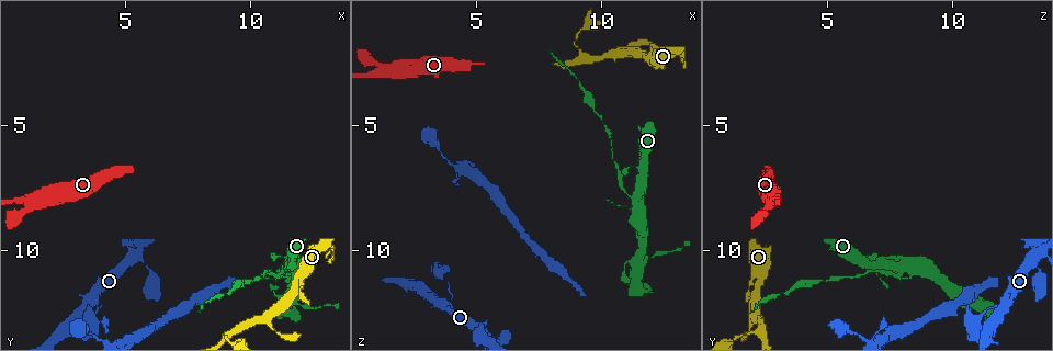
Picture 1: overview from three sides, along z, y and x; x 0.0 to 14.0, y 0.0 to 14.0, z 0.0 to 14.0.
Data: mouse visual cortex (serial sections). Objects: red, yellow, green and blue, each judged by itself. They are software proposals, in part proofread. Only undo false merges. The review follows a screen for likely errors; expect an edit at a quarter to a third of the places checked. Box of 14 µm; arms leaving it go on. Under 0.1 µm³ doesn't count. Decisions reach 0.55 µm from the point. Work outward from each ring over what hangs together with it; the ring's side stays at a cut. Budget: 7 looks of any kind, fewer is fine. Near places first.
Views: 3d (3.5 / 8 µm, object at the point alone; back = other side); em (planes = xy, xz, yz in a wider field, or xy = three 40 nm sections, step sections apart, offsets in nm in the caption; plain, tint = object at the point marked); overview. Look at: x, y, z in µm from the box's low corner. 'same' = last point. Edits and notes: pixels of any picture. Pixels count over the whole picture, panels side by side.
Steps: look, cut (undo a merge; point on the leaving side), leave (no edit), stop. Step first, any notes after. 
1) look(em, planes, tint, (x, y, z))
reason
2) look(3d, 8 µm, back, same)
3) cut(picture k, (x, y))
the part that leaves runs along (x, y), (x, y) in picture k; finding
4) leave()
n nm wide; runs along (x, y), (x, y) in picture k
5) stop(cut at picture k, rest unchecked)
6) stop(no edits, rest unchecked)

look(3d, 8 µm, (9.3, 13.3, 2.3))
two arms in line, one across

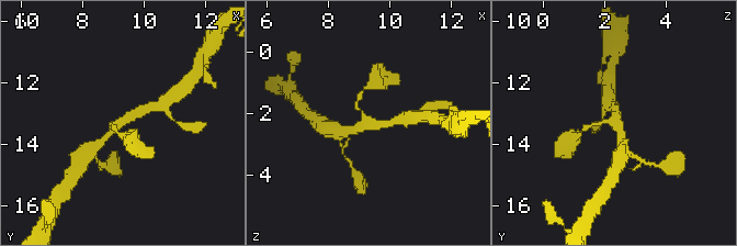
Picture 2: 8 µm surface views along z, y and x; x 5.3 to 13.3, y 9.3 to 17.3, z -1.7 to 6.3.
look(em, xy, step 3, tint, (9.3, 13.3, 2.3))
3 arms; arms of 150, 250, 300 nm

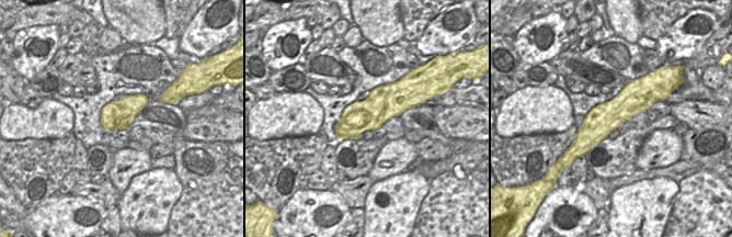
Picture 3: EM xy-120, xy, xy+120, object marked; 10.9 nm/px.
leave()
runs along (654, 98), (632, 99), (575, 144) in picture 3; continuous, no second cell

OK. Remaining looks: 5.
look(3d, 8 µm, (3.6, 11.9, 12.2))
side arm on a straight run

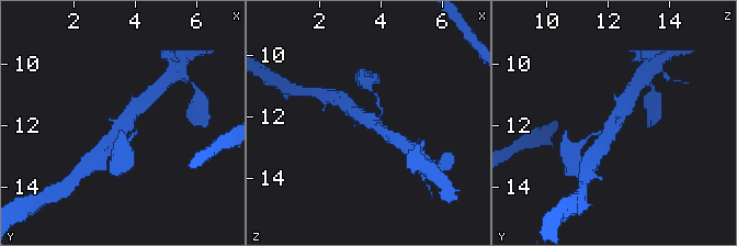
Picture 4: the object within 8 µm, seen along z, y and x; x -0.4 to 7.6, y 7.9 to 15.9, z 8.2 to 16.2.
look(3d, 3.5 µm, (3.7, 11.9, 12.1))
closer look

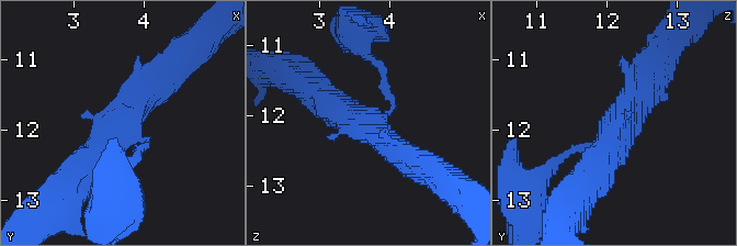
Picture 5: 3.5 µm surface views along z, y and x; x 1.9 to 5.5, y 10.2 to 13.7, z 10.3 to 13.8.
look(em, xy, step 1, tint, (3.65, 11.85, 12.15))
3 arms; arms of 150, 400, 450 nm; now the EM

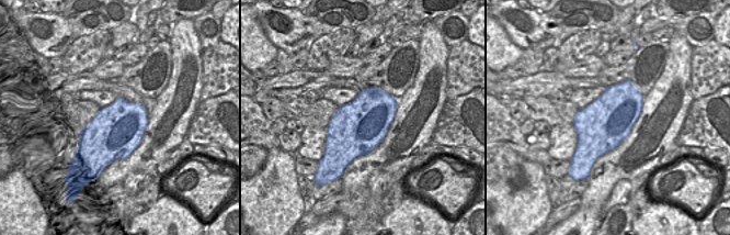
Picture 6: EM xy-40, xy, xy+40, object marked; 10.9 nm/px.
leave()
runs along (168, 74), (134, 104), (77, 178) in picture 5; one cell here

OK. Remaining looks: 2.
look(3d, 3.5 µm, (11.5, 10.6, 7.9))
side arm on a straight run

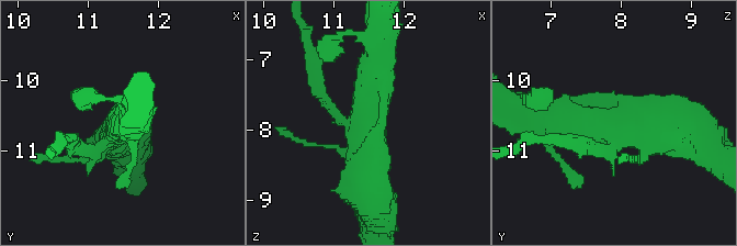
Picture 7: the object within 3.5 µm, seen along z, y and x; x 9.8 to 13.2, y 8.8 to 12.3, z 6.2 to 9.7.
look(em, xy, step 2, tint, (11.45, 10.70, 7.85))
3 arms; arms of 150, 450, 500 nm

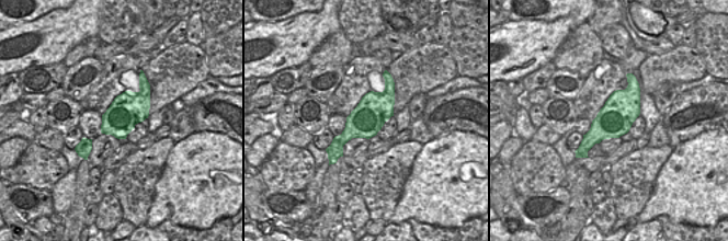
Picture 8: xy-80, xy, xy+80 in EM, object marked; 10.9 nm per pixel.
cut(picture 7, (579, 146))
the part that leaves runs along (338, 114), (317, 91), (304, 30) in picture 7; a second cell is stuck on

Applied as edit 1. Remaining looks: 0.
stop(cut at picture 7, rest unchecked)

